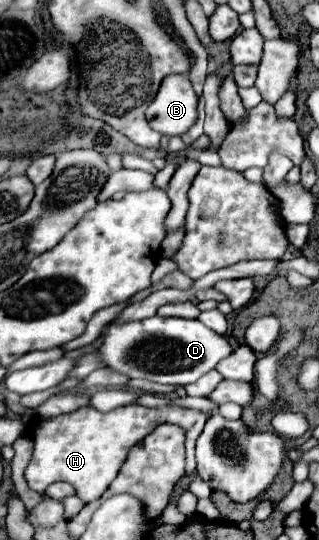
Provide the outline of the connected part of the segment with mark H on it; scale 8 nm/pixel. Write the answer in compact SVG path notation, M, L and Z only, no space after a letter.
M137 404L119 406L111 412L99 412L93 406L83 406L83 408L69 412L69 414L61 414L61 416L53 416L53 418L39 418L31 426L33 456L31 456L31 462L25 470L25 480L27 480L29 488L37 494L45 494L45 488L53 482L69 482L77 490L77 496L85 504L91 500L97 500L109 488L111 480L115 478L115 474L123 466L123 460L127 460L127 450L131 450L135 444L139 444L139 440L143 440L143 436L147 436L147 432L151 432L159 424L177 424L187 432L187 440L185 440L187 468L185 468L185 472L191 474L191 472L195 472L195 440L201 434L207 418L209 418L209 414L187 410L187 408L175 408L175 406L171 406L171 408L145 408L145 406L137 406Z

